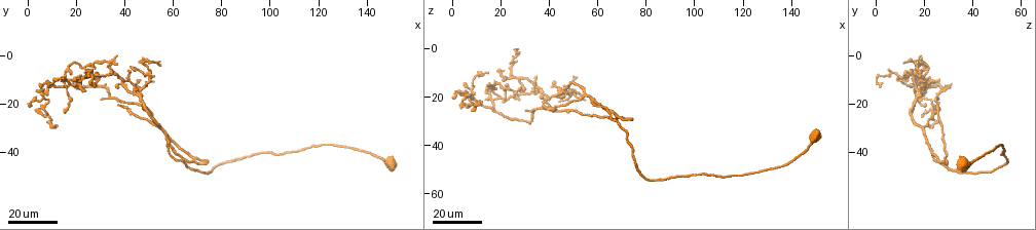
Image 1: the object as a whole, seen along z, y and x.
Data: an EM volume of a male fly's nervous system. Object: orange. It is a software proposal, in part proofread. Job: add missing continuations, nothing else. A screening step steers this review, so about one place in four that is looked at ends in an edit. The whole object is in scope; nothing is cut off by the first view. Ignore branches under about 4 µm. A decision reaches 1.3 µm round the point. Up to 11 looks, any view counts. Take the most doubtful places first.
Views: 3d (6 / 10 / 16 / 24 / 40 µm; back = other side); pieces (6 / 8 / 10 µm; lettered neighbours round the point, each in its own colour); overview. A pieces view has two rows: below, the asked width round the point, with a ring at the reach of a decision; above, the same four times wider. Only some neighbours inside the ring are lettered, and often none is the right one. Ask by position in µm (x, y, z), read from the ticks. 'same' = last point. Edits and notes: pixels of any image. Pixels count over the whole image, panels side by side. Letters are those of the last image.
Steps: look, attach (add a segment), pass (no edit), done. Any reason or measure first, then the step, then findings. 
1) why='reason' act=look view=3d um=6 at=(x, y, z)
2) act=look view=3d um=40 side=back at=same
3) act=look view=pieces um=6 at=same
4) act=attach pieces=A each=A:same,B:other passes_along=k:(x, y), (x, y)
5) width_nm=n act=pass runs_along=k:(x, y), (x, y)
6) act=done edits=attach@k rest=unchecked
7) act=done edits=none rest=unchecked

why='free end' act=look view=3d um=16 at=(37, 21, 23)

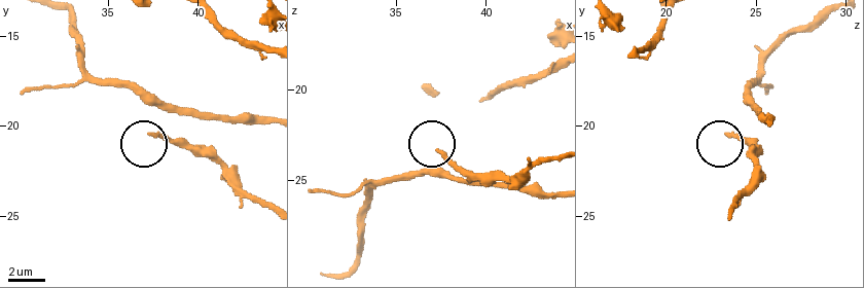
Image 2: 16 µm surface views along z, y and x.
why='what lies round it' act=look view=pieces um=8 at=(37.3, 20.4, 23.5)

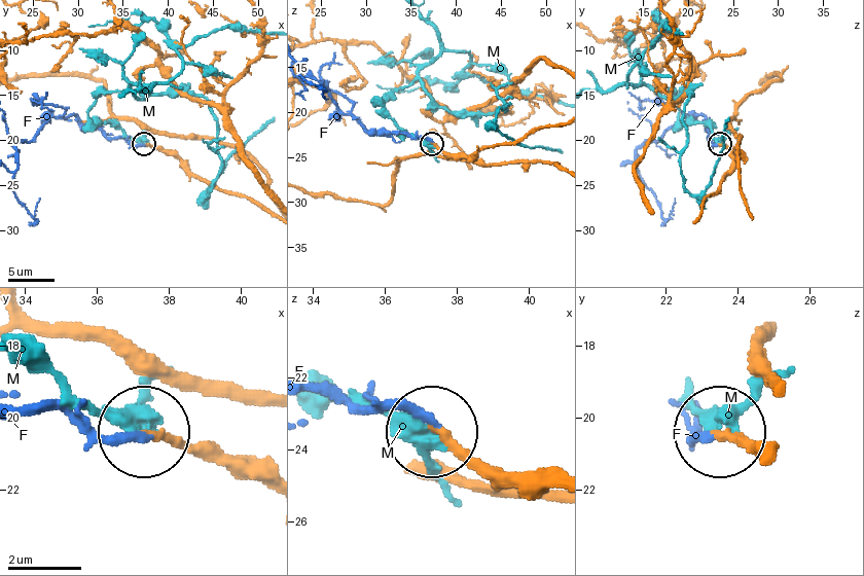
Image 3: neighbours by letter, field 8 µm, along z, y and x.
act=attach pieces=F each=F:same,M:other passes_along=3:(245, 476), (155, 439), (100, 439), (55, 411), (18, 411) found='it goes on there'

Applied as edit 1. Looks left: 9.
why='branch stops here' act=look view=3d um=24 at=(30, 18, 26)

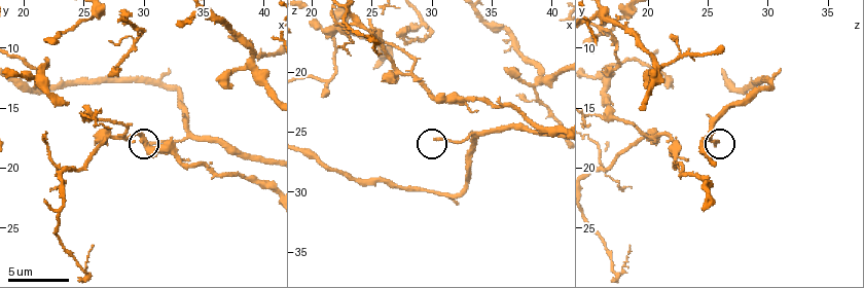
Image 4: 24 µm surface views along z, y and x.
act=look view=pieces um=8 at=same

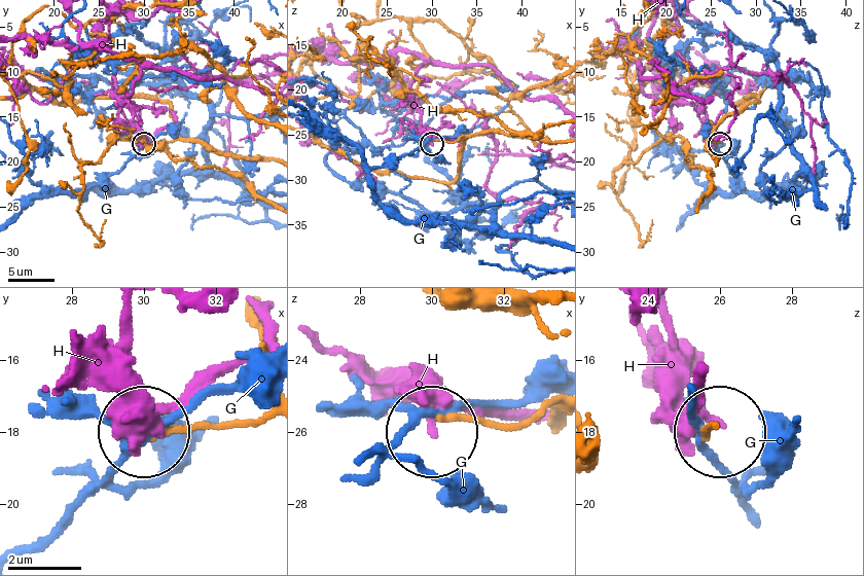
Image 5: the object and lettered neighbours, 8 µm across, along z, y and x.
act=pass each=G:other,H:other found='none of them fits'

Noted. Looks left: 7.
why='an open end' act=look view=3d um=24 at=(41, 7, 14)

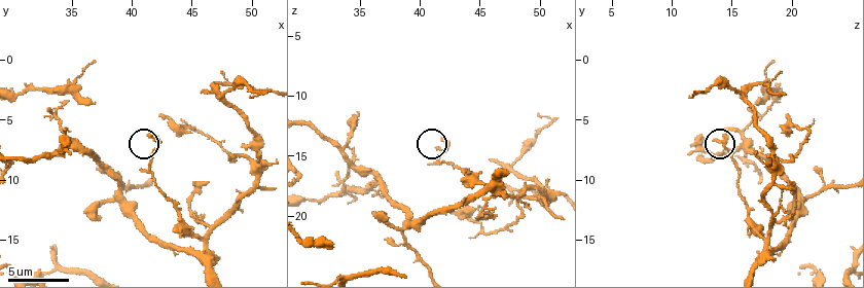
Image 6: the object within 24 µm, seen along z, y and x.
act=look view=pieces um=10 at=(41.6, 6.4, 14.4)

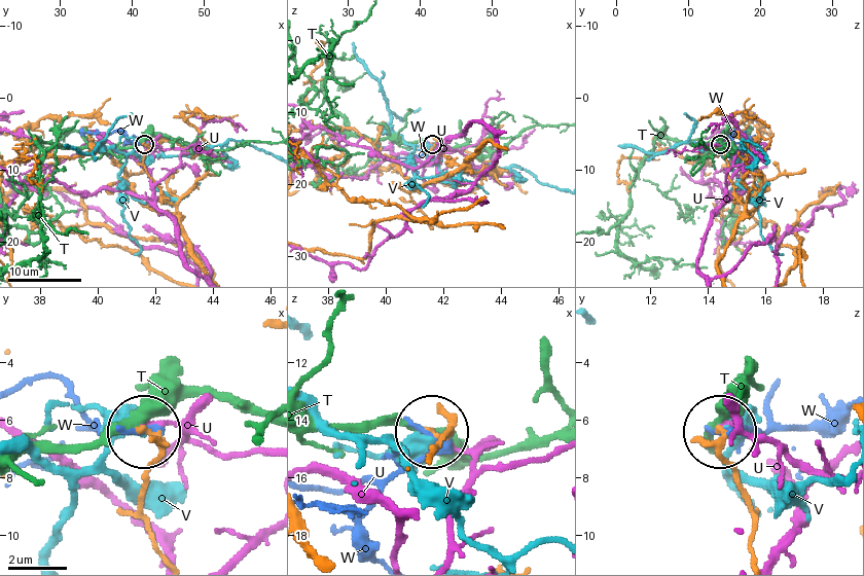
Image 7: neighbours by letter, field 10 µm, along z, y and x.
act=pass each=T:other,U:other,V:other,W:other runs_along=7:(192, 251), (175, 207), (147, 172), (145, 143) found='no lettered segment goes on from it'

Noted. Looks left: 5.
why='an open end' act=look view=pieces um=6 at=(36.8, 3.4, 17.2)

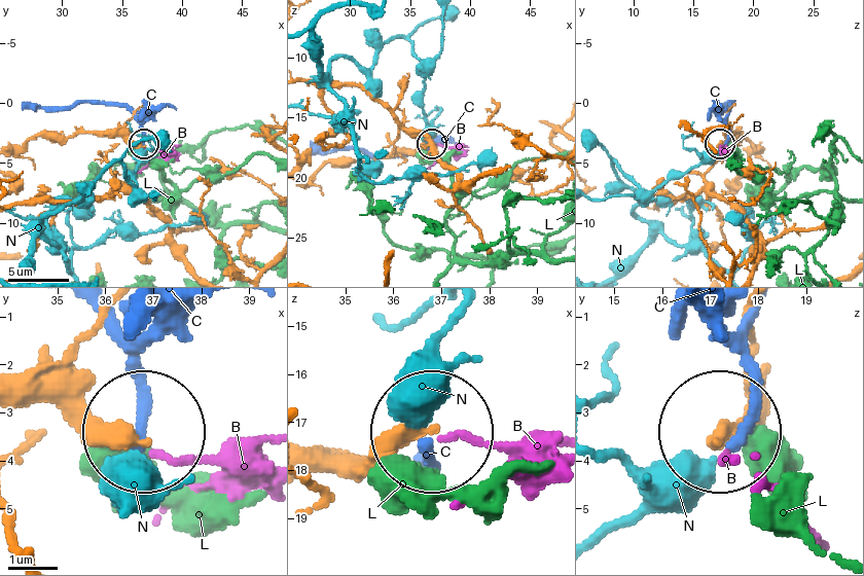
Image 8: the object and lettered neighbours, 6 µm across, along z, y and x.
act=pass each=B:other,C:other,L:other,N:other found='none of them fits'

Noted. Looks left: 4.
why='thin end' act=look view=3d um=24 at=(28, 11, 2)

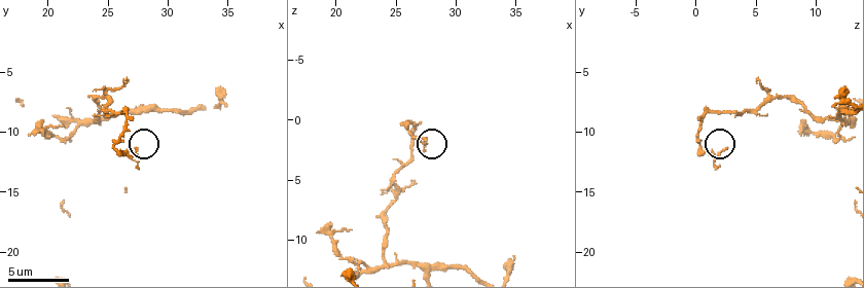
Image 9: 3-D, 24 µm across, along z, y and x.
act=look view=pieces um=6 at=(27.4, 11.6, 2.6)

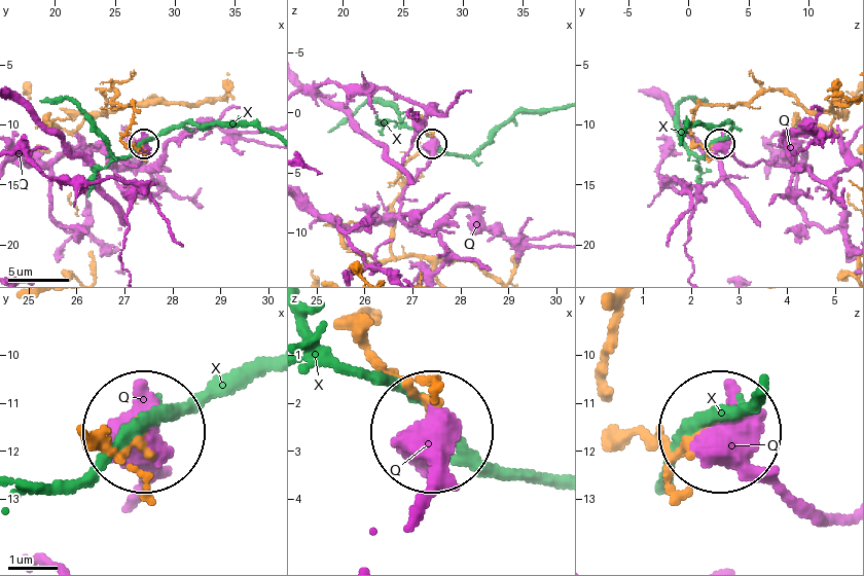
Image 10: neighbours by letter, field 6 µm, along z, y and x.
width_nm=110 act=pass each=Q:other,X:other found='no lettered segment goes on from it'

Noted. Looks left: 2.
act=done edits=attach@3 rest=unchecked

